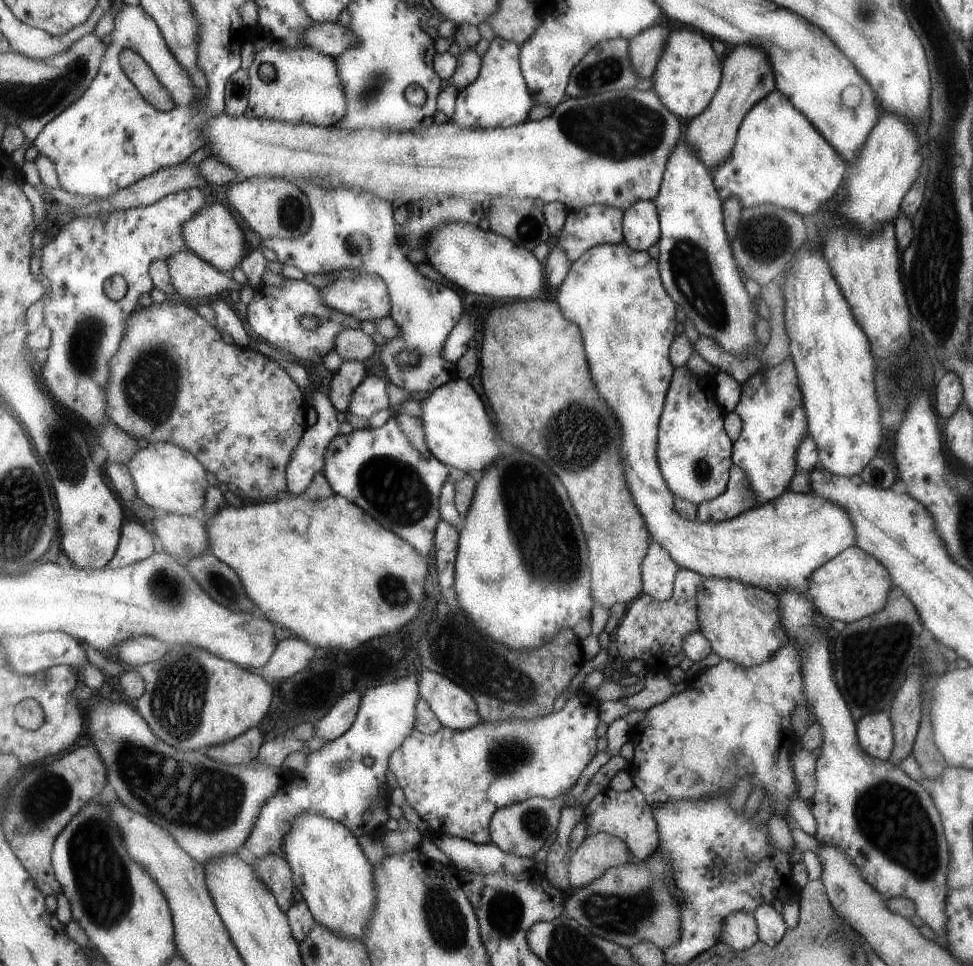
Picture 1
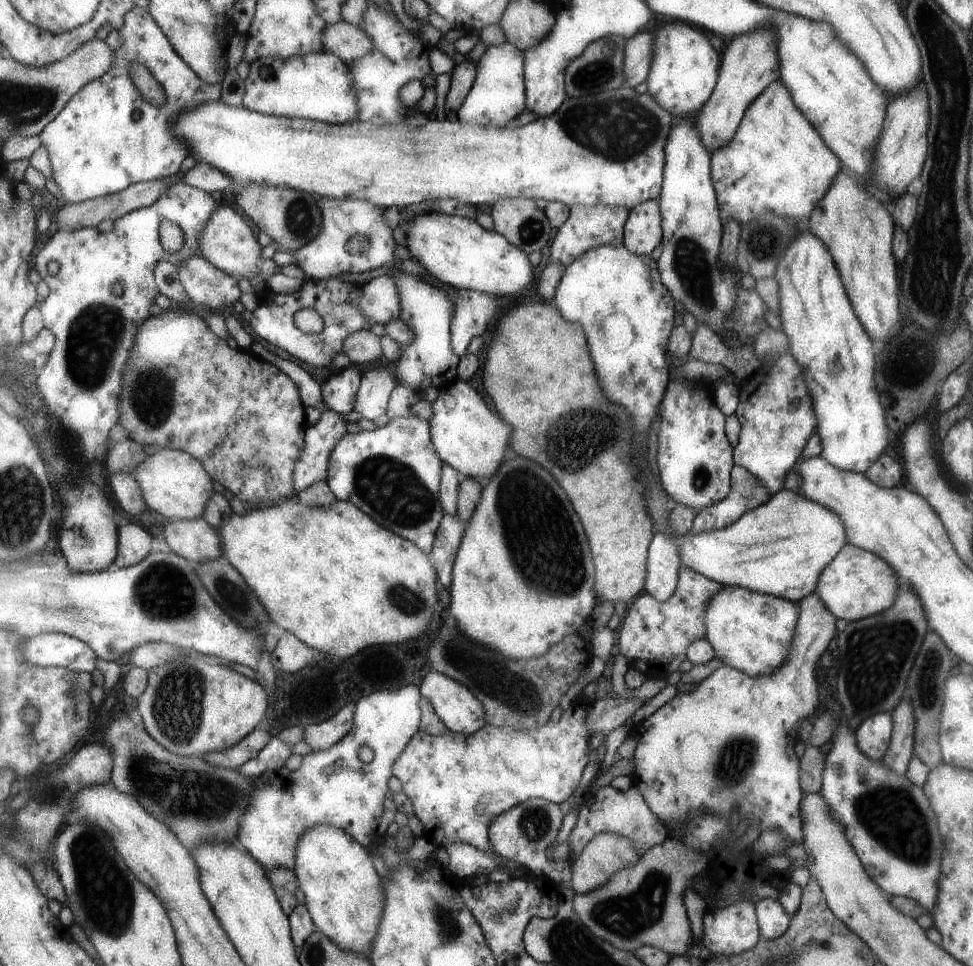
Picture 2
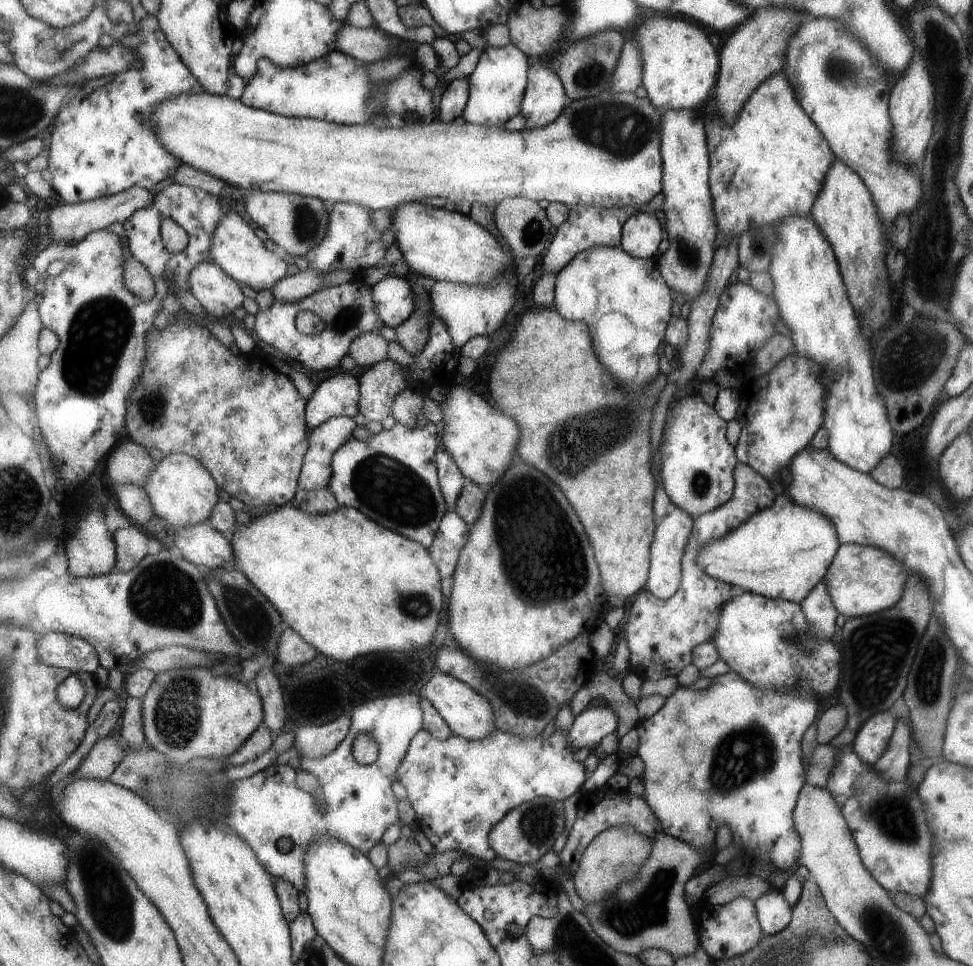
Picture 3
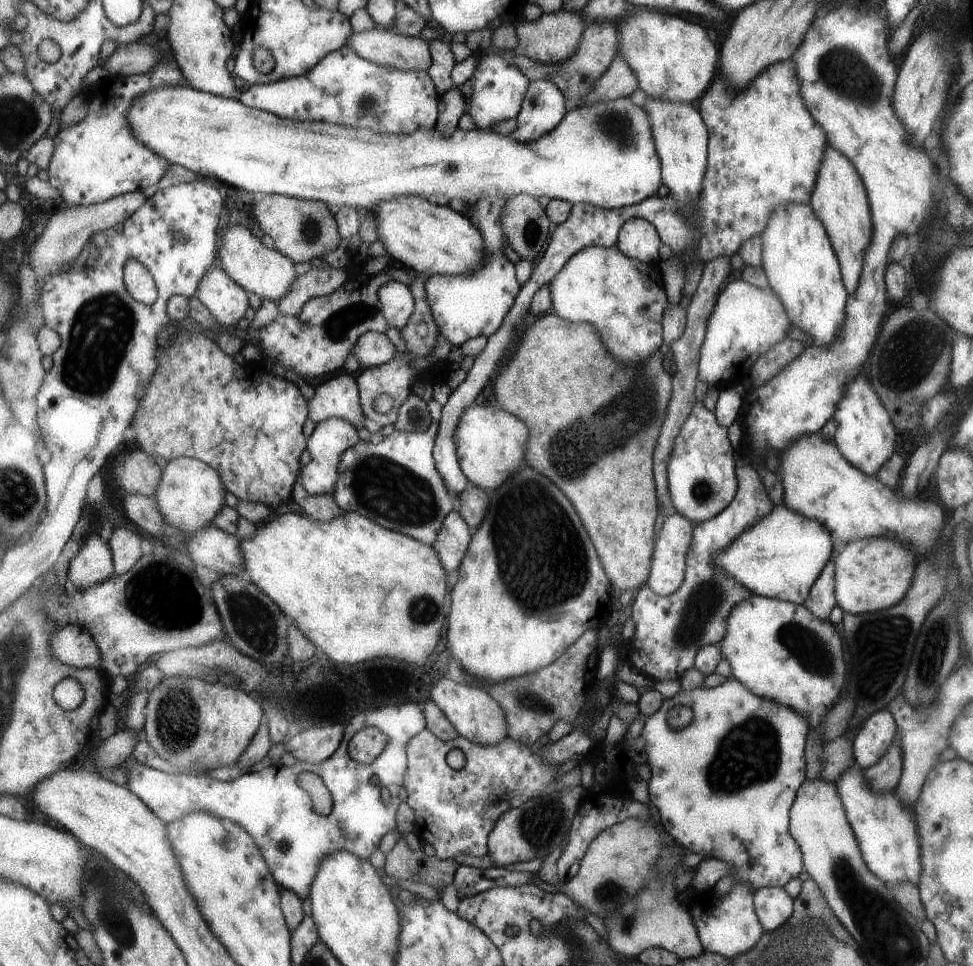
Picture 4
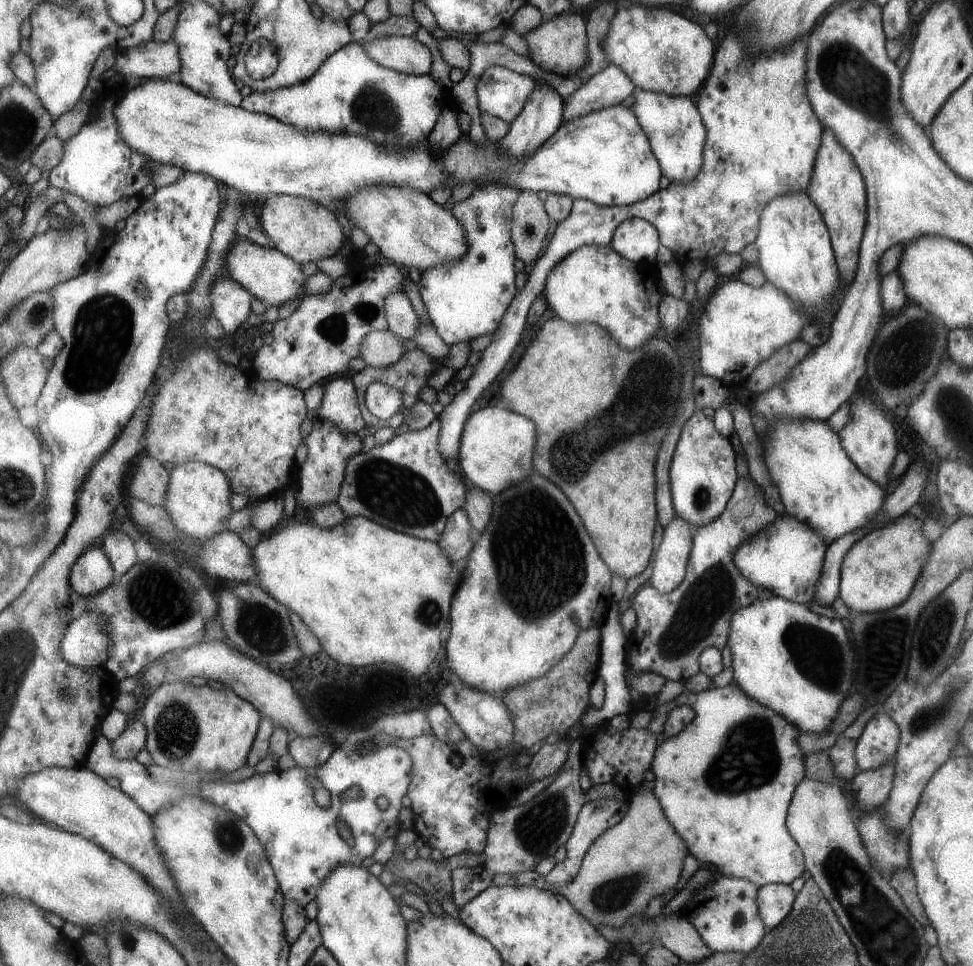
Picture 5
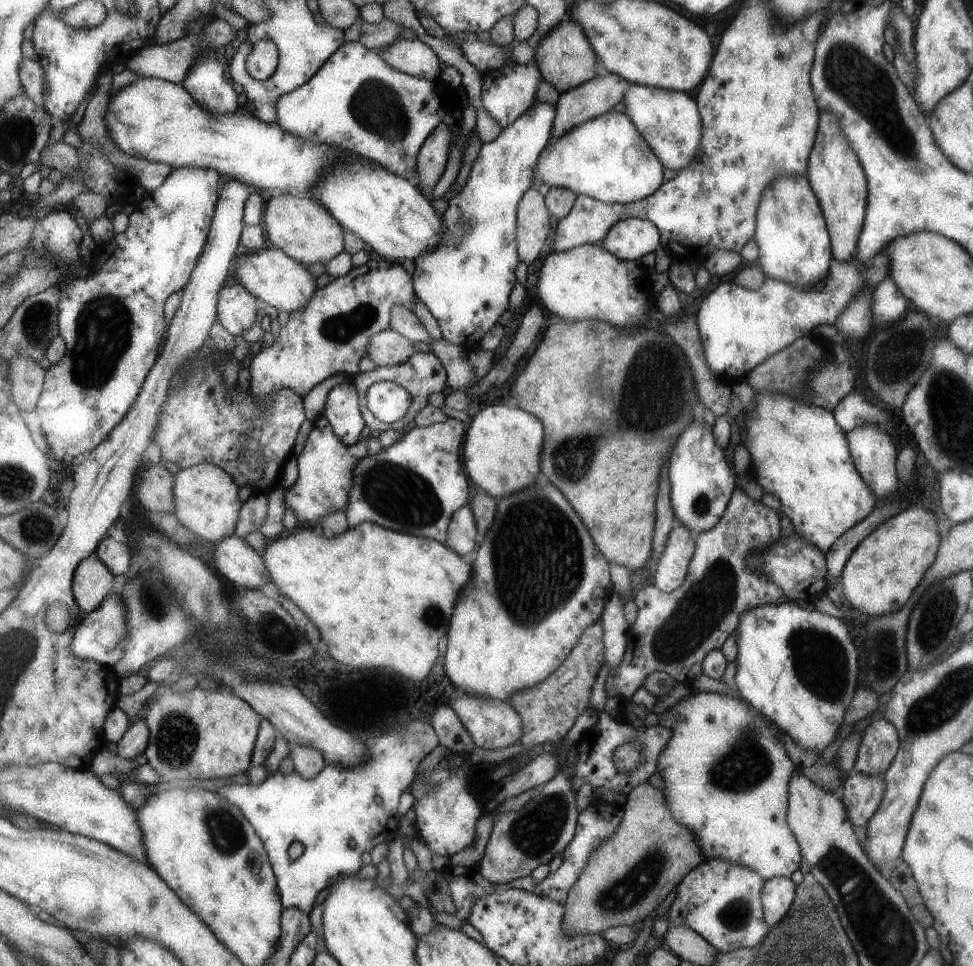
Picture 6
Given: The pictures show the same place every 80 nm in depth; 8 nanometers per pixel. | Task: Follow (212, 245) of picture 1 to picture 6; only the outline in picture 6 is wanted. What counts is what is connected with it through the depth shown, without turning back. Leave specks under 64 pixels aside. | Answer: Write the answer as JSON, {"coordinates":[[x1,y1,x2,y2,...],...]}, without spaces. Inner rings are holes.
{"coordinates":[[267,247,256,253,239,255,235,260,235,268,239,282,246,286,251,294,289,314,305,309,319,290,316,278,313,278,306,265,291,258,281,249]]}

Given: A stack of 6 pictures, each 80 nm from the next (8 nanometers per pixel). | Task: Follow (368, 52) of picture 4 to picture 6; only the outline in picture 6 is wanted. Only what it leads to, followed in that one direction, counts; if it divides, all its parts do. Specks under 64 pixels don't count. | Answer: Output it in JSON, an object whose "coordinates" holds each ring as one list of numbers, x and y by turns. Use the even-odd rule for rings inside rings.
{"coordinates":[[401,38,379,54,397,70,419,78,435,81,447,74,439,55,423,40]]}

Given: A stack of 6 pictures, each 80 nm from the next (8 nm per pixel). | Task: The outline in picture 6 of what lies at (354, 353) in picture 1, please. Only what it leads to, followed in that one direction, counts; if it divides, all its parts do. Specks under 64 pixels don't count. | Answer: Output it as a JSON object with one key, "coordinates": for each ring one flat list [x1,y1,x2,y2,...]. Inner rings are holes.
{"coordinates":[[389,328,372,339,368,357,375,366,382,367,401,364,415,353,415,344,410,338]]}

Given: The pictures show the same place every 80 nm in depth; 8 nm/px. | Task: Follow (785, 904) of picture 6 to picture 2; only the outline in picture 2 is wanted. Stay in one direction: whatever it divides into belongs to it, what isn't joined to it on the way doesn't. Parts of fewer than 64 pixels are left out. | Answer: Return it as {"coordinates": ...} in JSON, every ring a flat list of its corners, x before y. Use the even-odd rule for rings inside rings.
{"coordinates":[[763,895,762,899,754,904,754,911,757,915,758,933,761,939,773,940,786,932,790,918,785,914,778,899]]}

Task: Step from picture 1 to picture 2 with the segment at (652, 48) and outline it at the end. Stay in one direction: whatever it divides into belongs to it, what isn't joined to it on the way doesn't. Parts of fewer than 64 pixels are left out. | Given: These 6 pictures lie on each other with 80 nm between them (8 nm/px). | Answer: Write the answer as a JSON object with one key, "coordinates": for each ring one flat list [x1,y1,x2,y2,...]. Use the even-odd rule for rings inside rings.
{"coordinates":[[643,30,628,38,624,62,625,80,621,87,633,89,645,80,652,57,651,41,651,34]]}

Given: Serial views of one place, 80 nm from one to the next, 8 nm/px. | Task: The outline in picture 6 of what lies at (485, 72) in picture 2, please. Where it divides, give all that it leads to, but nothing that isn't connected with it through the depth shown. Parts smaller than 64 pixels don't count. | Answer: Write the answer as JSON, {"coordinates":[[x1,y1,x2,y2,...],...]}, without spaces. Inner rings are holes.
{"coordinates":[[535,58,530,63,503,66,482,75,484,109,504,129,517,122,537,102,537,88,545,81]]}

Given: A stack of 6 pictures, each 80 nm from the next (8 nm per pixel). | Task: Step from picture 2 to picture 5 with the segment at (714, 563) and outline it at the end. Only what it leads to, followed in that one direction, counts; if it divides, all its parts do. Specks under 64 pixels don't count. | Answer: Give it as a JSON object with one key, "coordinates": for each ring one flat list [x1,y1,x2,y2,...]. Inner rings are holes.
{"coordinates":[[777,516,773,524,738,546,734,565,749,582,763,587,771,596,803,605,814,598,827,548,825,540,813,530,789,516]]}

